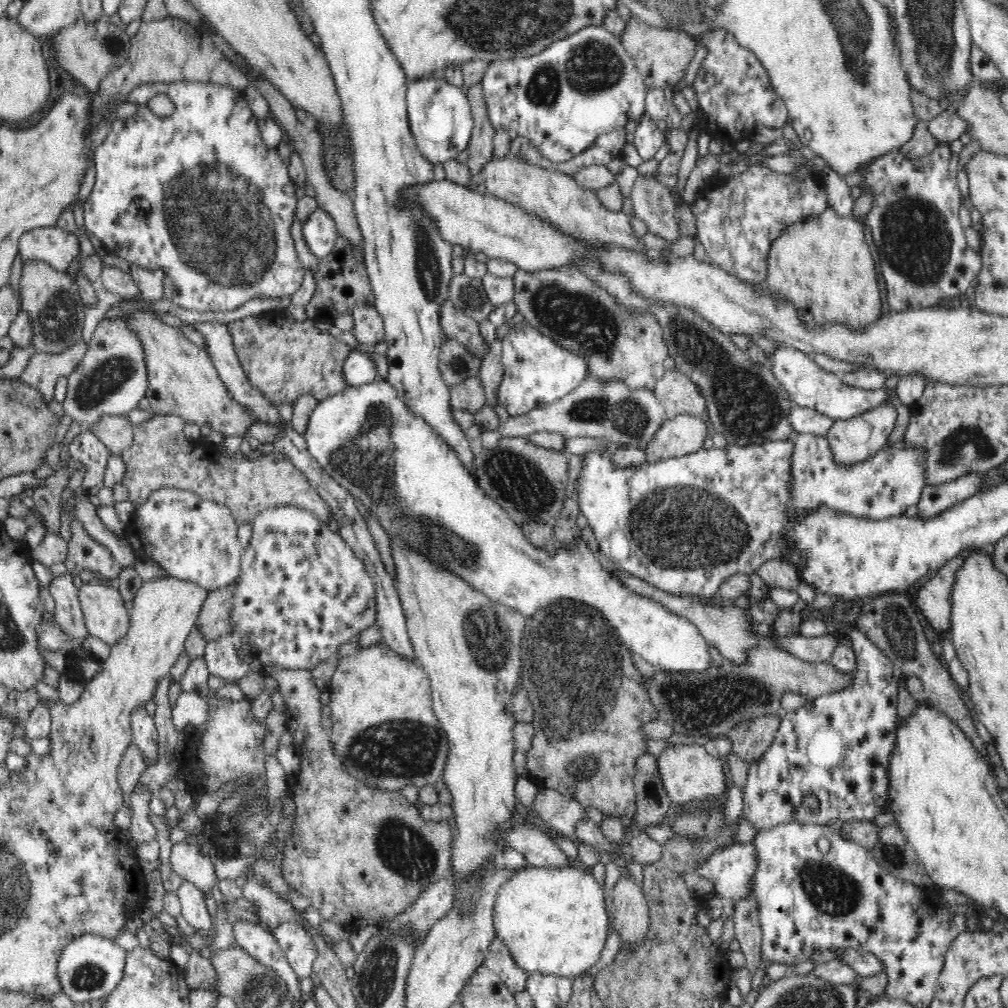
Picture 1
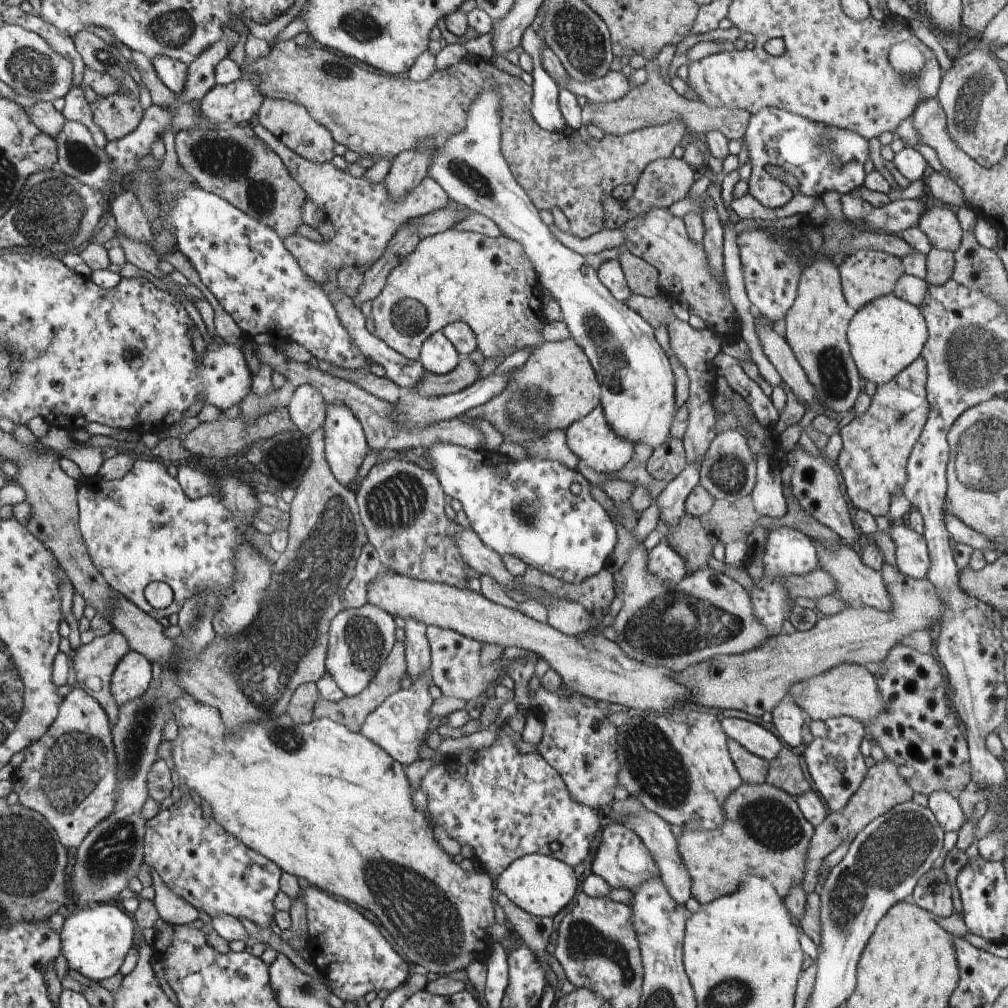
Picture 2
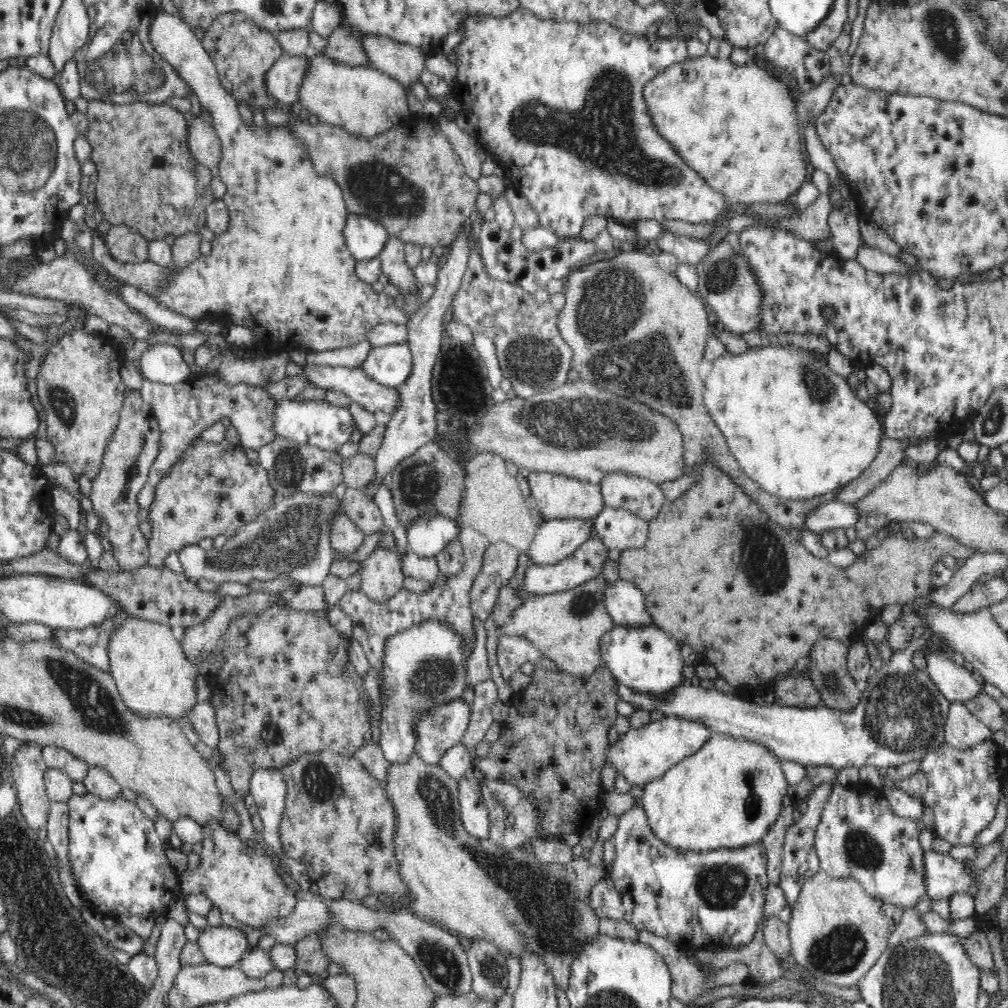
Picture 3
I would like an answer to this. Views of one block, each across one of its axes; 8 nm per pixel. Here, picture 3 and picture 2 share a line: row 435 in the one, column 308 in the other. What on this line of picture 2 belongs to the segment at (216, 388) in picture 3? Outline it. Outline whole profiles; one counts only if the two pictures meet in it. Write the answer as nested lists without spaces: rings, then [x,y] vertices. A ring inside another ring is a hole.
[[[261,123],[253,130],[283,159],[284,166],[291,172],[292,178],[303,187],[304,194],[308,194],[308,200],[325,214],[324,222],[330,221],[336,229],[334,238],[328,242],[326,240],[315,242],[300,234],[283,238],[287,249],[299,262],[304,274],[320,284],[328,283],[328,272],[332,268],[340,270],[344,266],[364,266],[366,263],[375,263],[387,249],[388,242],[391,242],[395,233],[404,224],[425,214],[442,210],[449,203],[448,194],[433,178],[424,178],[420,186],[416,186],[402,200],[392,200],[383,182],[371,183],[364,177],[354,177],[349,172],[334,168],[332,161],[313,163],[306,160],[282,144],[279,137],[266,130]]]

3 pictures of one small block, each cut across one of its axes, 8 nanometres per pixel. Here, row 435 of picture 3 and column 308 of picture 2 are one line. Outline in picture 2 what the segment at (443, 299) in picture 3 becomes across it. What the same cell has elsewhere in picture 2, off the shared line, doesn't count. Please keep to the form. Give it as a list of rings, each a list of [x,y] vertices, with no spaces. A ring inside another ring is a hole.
[[[303,384],[293,392],[290,404],[285,409],[294,426],[305,437],[316,432],[326,418],[327,403],[321,392],[318,392],[311,384]]]

